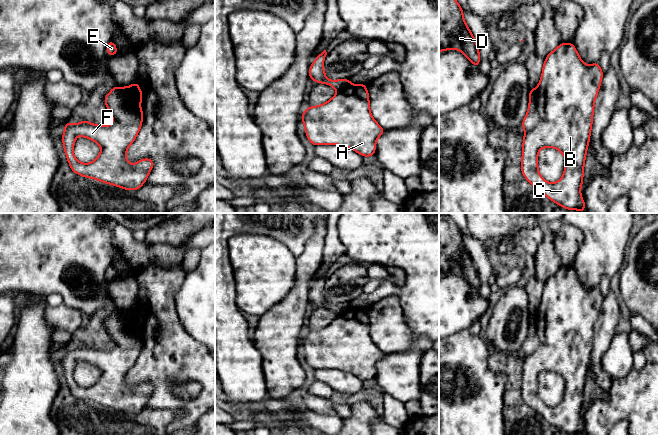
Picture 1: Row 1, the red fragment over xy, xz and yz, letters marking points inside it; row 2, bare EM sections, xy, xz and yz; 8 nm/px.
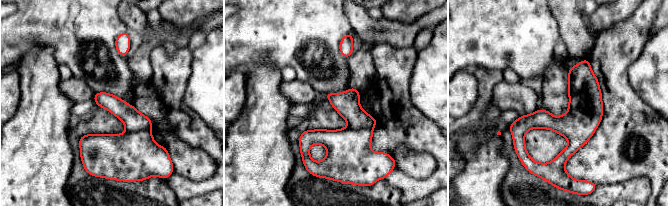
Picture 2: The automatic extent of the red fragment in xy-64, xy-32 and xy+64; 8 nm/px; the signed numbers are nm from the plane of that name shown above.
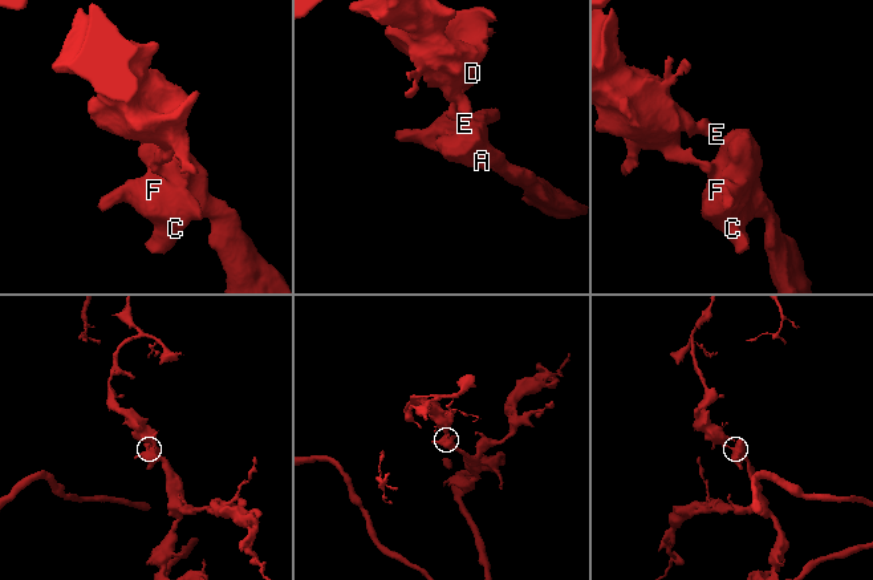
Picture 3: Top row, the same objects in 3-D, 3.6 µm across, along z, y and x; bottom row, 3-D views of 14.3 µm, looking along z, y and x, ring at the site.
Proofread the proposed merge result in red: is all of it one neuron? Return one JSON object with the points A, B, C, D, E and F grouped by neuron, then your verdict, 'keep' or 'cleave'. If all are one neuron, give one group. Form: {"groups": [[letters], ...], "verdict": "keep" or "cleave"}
{"groups": [["A", "B", "C", "F"], ["D", "E"]], "verdict": "cleave"}

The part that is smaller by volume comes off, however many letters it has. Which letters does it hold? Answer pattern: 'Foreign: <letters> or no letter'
Foreign: D, E

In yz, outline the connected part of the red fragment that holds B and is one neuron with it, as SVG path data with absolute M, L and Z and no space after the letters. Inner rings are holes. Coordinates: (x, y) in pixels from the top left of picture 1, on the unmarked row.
M562 266L545 282L541 303L535 312L539 345L523 360L521 396L539 416L568 434L585 435L581 410L590 366L595 323L603 298L599 286L585 288L571 266ZM547 371L559 374L565 382L563 400L555 407L545 405L538 393L539 374Z

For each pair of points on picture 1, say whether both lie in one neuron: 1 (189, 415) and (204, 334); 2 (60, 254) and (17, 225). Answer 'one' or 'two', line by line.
1: two
2: one

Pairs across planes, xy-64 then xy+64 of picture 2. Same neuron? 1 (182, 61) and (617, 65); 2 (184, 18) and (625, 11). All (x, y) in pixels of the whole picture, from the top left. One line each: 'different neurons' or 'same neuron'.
1: same neuron
2: same neuron

